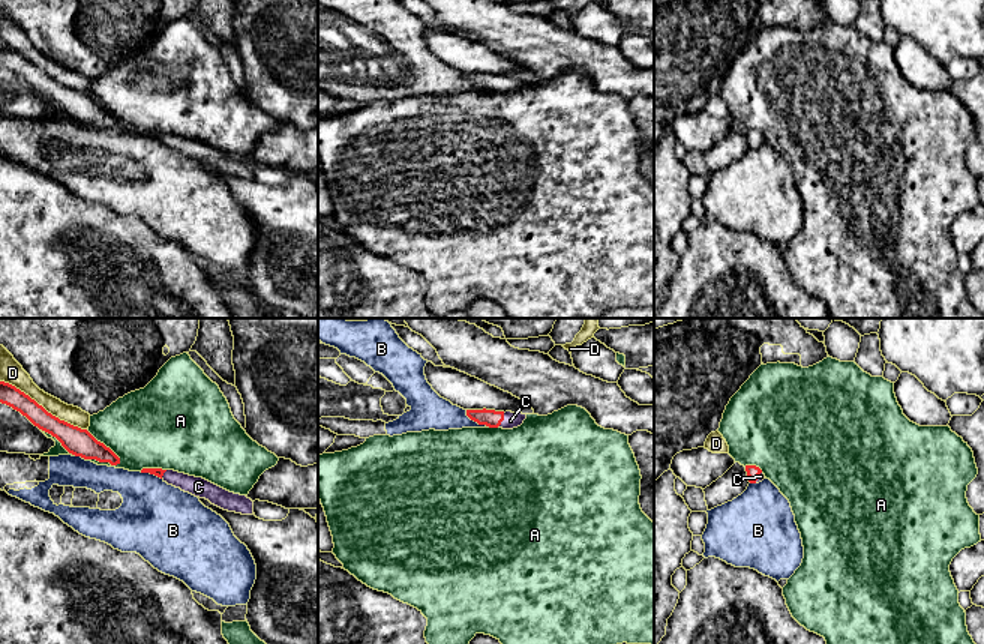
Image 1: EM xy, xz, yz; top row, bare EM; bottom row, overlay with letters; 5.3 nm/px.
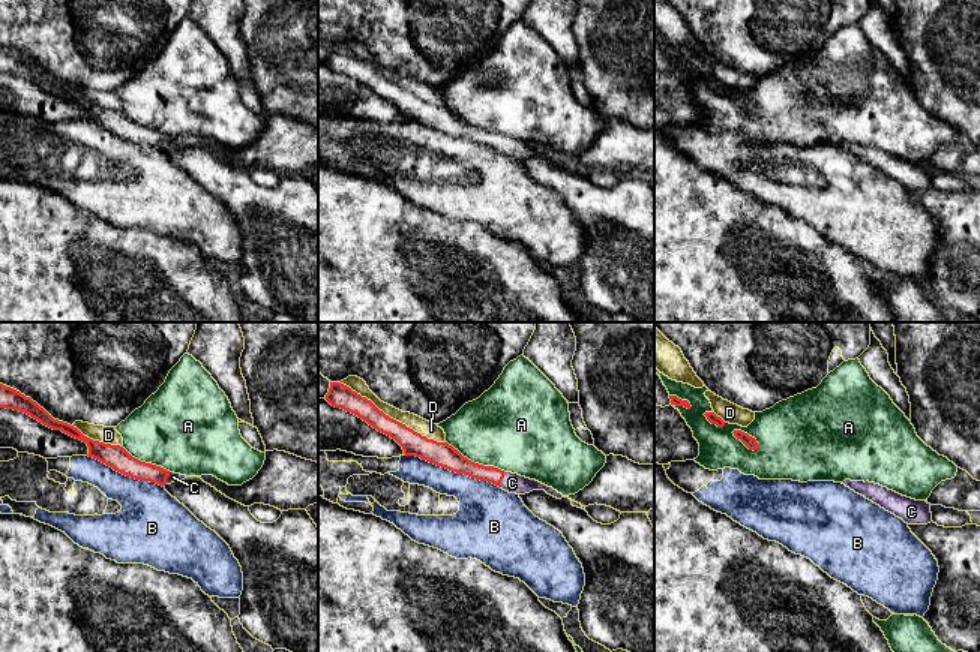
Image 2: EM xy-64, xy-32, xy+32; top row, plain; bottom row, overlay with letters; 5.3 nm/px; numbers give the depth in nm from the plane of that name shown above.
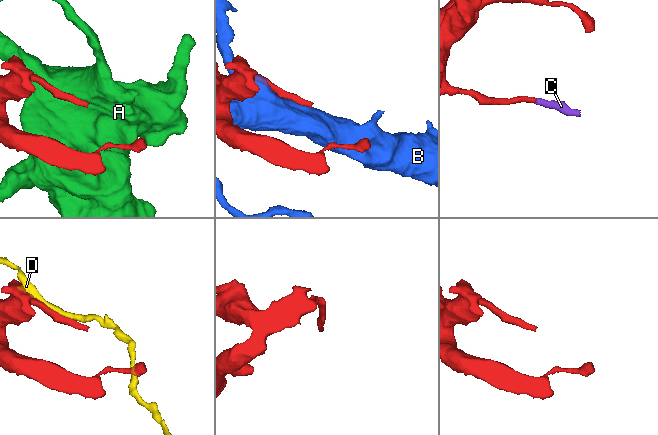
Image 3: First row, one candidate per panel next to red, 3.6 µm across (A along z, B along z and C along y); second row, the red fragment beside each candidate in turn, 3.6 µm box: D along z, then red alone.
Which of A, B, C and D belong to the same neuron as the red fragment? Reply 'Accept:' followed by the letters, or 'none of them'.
Accept: C

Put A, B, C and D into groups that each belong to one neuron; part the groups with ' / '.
A / B / C / D

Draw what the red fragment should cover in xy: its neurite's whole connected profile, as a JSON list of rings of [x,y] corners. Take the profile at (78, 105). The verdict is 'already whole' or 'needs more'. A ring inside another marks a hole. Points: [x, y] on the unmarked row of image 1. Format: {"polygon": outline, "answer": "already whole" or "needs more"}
{"polygon": [[[0,45],[0,66],[26,80],[34,90],[56,101],[72,119],[99,126],[120,128],[120,122],[87,93],[74,90],[48,77],[28,59],[15,50]]], "answer": "already whole"}

